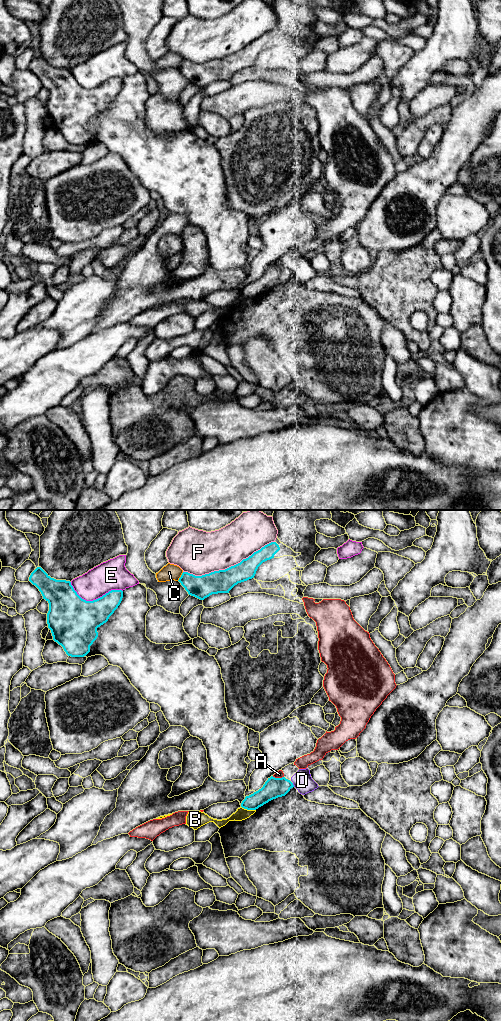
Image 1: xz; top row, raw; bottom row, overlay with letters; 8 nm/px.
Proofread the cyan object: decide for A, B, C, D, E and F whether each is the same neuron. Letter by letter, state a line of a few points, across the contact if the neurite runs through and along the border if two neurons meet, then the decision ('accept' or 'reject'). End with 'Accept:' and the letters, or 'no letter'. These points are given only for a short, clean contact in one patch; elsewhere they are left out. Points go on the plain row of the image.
A: line xz (272, 264), (283, 265); reject
B: line xz (241, 294), (255, 298); reject
C: reject
D: reject
E: reject
F: reject
Accept: no letter

